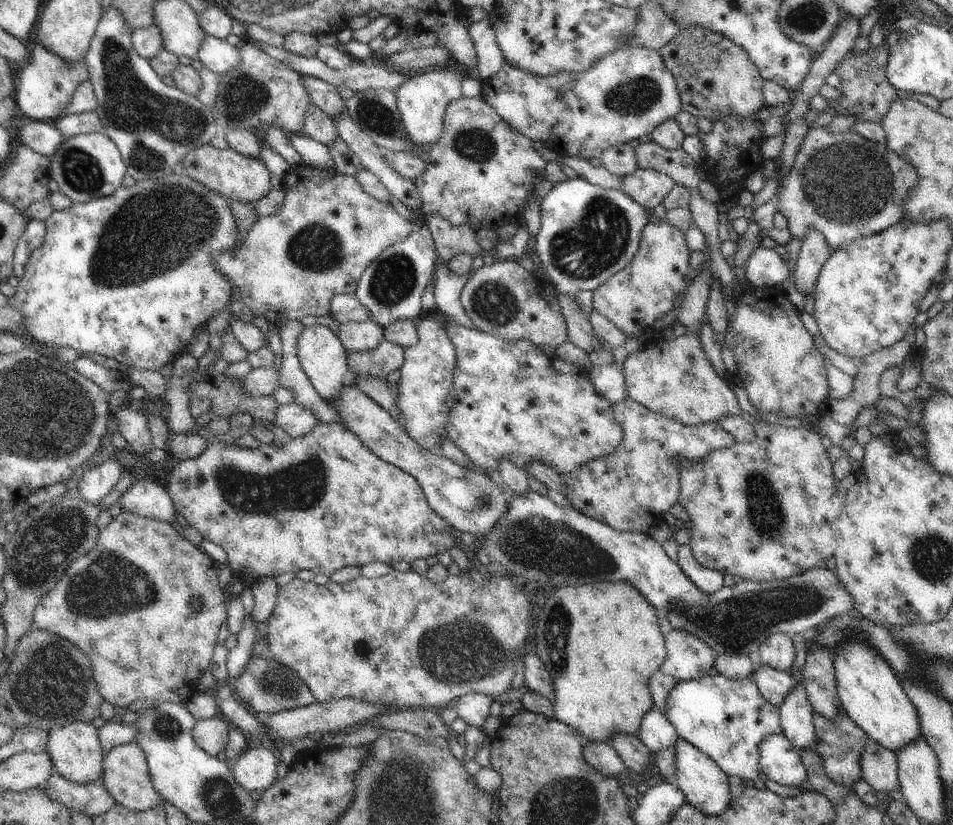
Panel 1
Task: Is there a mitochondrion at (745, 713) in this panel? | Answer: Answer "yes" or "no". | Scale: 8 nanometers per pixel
no

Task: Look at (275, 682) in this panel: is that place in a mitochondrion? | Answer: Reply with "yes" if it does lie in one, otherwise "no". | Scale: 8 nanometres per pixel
yes

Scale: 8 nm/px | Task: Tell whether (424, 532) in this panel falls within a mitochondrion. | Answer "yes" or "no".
no

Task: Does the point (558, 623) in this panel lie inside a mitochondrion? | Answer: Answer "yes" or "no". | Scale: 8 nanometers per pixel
yes

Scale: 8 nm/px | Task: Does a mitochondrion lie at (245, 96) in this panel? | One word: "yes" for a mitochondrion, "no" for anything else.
yes

